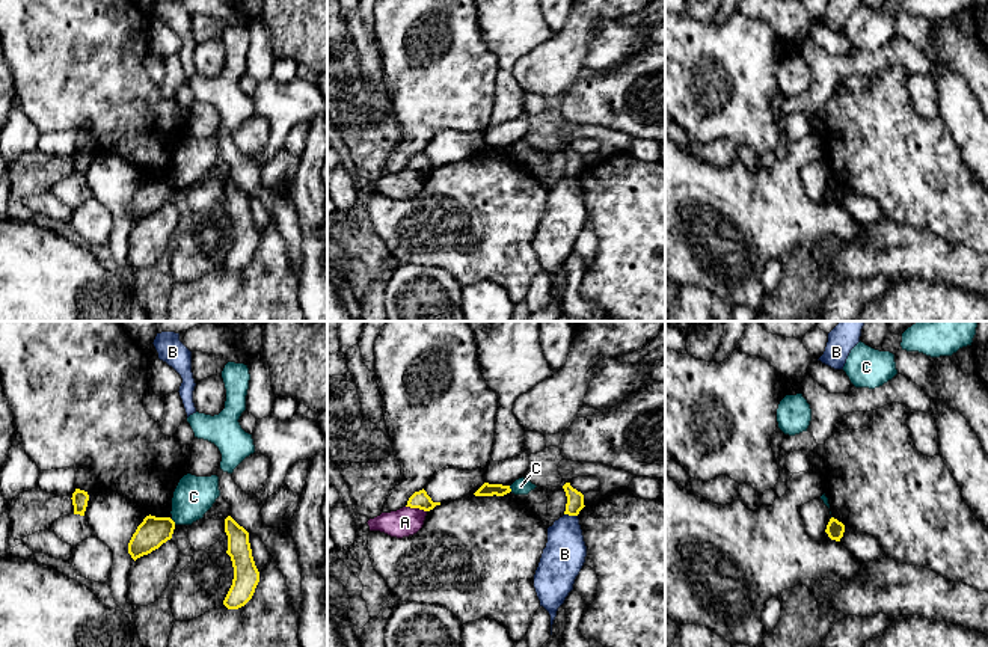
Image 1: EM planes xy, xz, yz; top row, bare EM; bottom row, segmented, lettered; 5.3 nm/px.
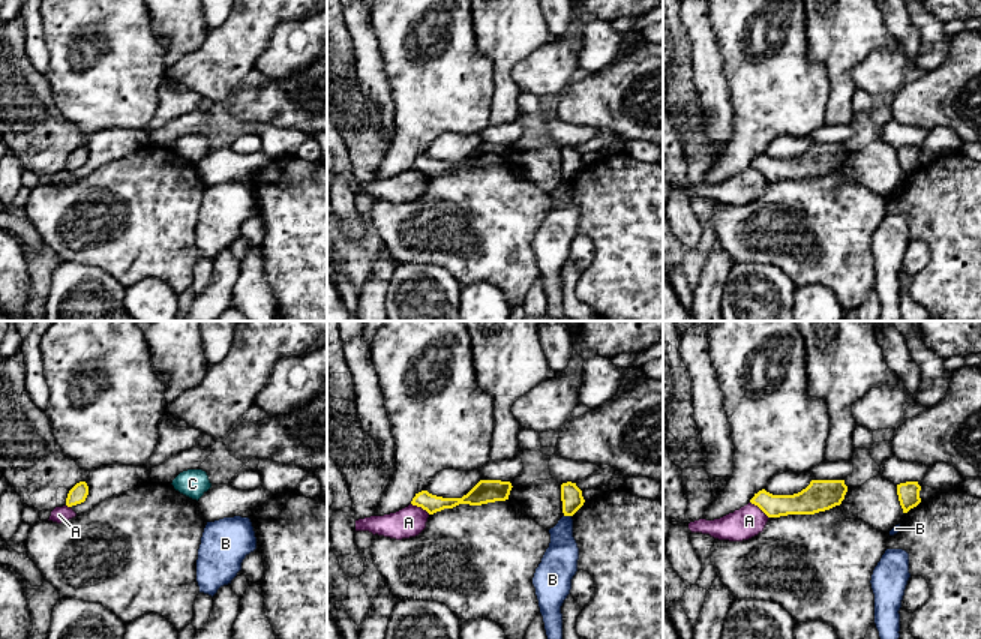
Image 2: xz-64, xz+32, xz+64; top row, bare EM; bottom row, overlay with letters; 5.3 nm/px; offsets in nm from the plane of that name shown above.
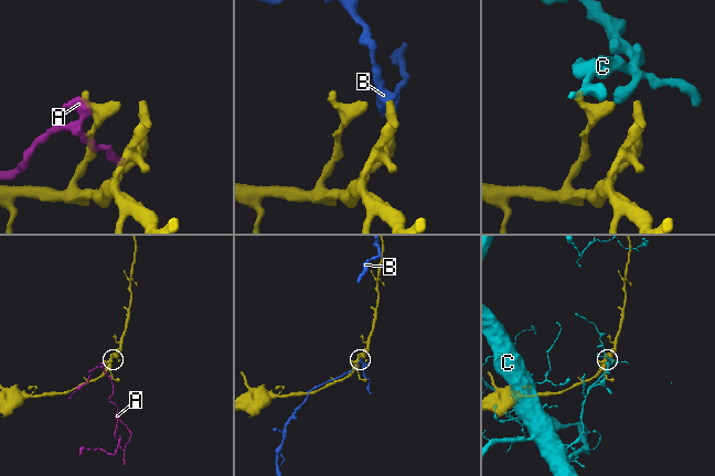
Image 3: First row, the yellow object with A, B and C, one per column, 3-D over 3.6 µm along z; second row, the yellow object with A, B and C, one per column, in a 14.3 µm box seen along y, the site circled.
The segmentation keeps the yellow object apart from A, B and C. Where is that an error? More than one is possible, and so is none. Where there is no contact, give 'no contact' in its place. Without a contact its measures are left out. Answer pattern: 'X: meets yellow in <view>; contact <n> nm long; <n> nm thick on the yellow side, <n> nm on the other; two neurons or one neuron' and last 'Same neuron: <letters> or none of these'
A: meets yellow in xz; contact 120 nm long; 100 nm thick on the yellow side, 150 nm on the other; two neurons
B: meets yellow in xz; contact 70 nm long; 100 nm thick on the yellow side, 220 nm on the other; two neurons
C: meets yellow in xy; contact 40 nm long; 160 nm thick on the yellow side, 220 nm on the other; two neurons
Same neuron: none of these

